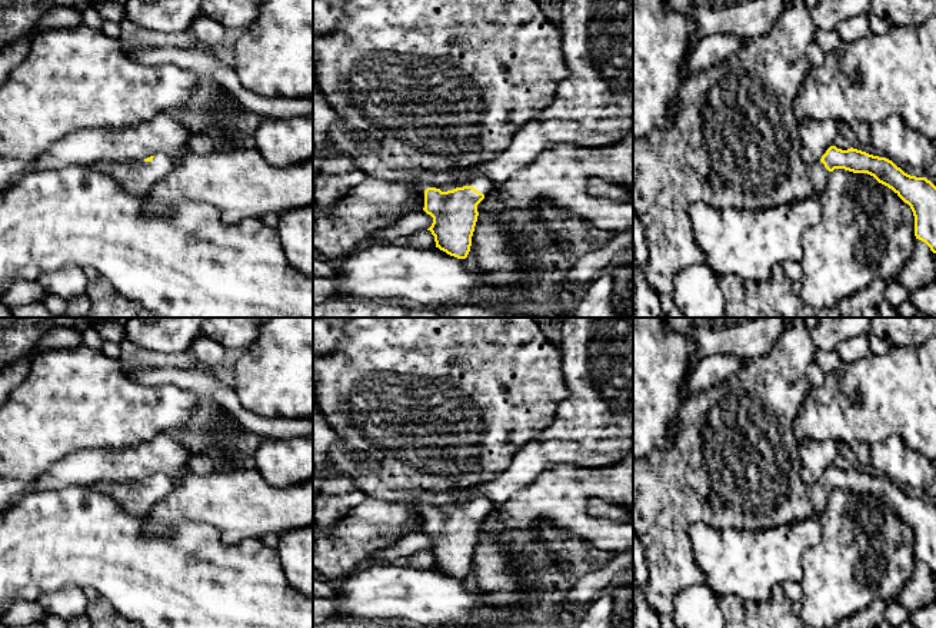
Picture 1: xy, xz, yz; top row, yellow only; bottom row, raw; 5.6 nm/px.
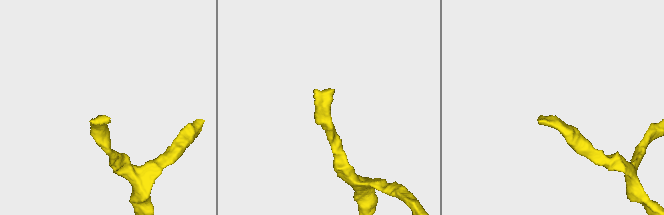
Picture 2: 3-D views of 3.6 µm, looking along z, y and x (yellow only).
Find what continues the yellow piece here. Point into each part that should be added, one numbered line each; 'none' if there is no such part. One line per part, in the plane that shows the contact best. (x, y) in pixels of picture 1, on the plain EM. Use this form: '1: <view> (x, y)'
1: xz (480, 502)

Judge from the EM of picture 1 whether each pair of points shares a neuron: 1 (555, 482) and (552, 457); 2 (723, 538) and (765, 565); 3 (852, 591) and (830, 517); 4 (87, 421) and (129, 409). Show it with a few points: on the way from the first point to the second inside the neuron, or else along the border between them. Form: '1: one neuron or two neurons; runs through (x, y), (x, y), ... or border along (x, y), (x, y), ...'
1: two neurons; border along (588, 467), (552, 465), (526, 487)
2: one neuron; runs through (733, 548), (748, 562), (755, 562)
3: one neuron; runs through (850, 572), (849, 535)
4: one neuron; runs through (97, 411), (119, 411)

